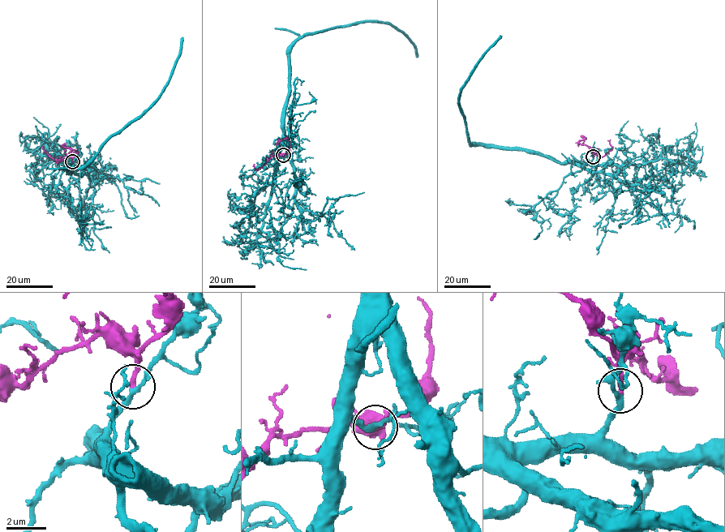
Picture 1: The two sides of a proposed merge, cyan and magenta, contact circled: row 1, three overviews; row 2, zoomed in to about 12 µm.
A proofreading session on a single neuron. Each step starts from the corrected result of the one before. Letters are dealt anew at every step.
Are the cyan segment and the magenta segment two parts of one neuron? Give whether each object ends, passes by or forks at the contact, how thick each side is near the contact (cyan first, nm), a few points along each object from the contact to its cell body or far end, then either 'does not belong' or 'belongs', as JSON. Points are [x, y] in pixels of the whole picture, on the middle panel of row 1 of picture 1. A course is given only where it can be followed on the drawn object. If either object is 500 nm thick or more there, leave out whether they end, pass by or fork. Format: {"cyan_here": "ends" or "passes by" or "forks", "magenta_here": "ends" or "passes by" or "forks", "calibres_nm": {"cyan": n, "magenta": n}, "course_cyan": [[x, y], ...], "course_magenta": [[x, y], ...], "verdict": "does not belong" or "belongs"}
{"cyan_here": "passes by", "magenta_here": "ends", "calibres_nm": {"cyan": 240, "magenta": 260}, "course_cyan": [[283, 155], [280, 152], [289, 49], [298, 39], [312, 32], [379, 20], [405, 34], [418, 56]], "course_magenta": [[283, 155], [272, 156], [257, 170], [252, 165]], "verdict": "belongs"}

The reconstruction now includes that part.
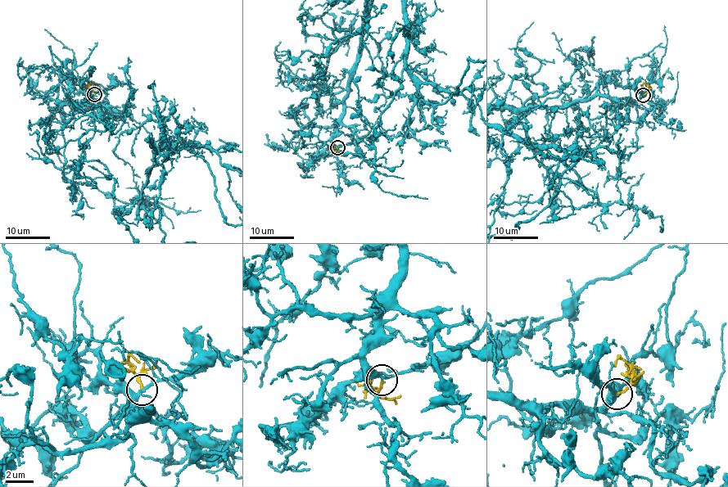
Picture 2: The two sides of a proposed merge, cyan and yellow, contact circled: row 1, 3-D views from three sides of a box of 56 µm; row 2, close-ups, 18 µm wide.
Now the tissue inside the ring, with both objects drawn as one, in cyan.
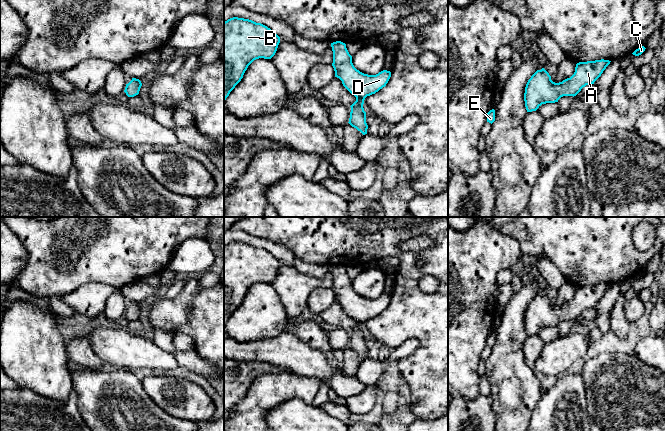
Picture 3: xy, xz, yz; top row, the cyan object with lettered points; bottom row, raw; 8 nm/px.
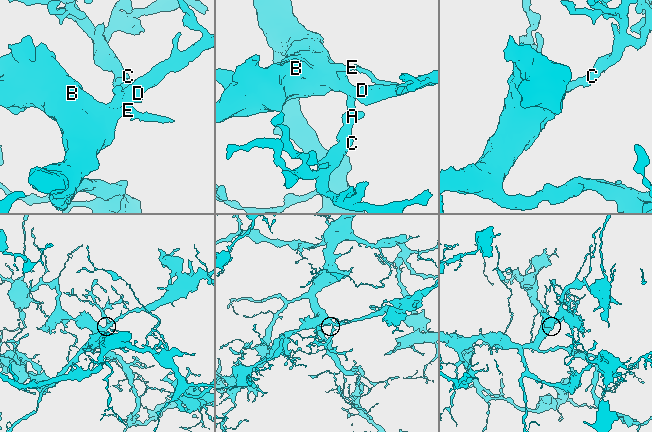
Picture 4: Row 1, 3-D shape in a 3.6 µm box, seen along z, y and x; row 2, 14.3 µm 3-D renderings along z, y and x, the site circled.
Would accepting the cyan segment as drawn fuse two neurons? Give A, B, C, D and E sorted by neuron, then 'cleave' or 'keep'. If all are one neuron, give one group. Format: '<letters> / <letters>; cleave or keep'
A B C D E; keep

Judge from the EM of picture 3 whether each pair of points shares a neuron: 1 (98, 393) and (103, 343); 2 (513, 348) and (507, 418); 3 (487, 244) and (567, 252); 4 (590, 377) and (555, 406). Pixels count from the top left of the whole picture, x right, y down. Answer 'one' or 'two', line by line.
1: two
2: one
3: two
4: two

